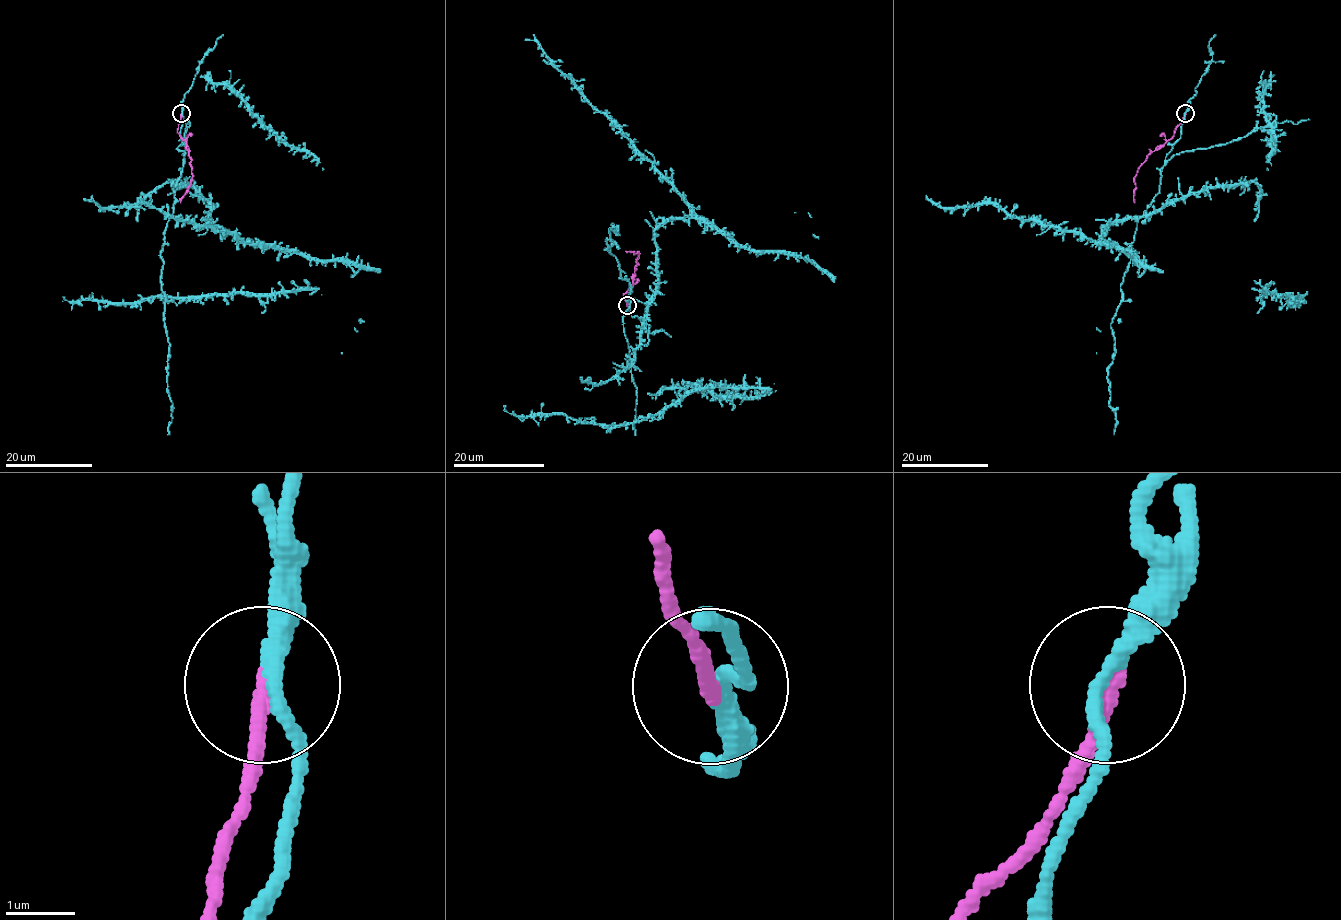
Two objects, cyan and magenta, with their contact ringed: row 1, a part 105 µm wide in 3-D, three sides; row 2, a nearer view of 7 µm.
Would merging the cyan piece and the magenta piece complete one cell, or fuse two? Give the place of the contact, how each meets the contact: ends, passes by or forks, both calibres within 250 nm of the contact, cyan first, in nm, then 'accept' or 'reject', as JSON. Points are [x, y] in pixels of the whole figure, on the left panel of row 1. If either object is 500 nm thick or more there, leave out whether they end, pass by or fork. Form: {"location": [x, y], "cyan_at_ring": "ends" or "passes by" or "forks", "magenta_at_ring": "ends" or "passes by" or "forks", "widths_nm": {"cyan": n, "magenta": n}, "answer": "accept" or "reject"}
{"location": [181, 113], "cyan_at_ring": "passes by", "magenta_at_ring": "ends", "widths_nm": {"cyan": 220, "magenta": 240}, "answer": "reject"}

